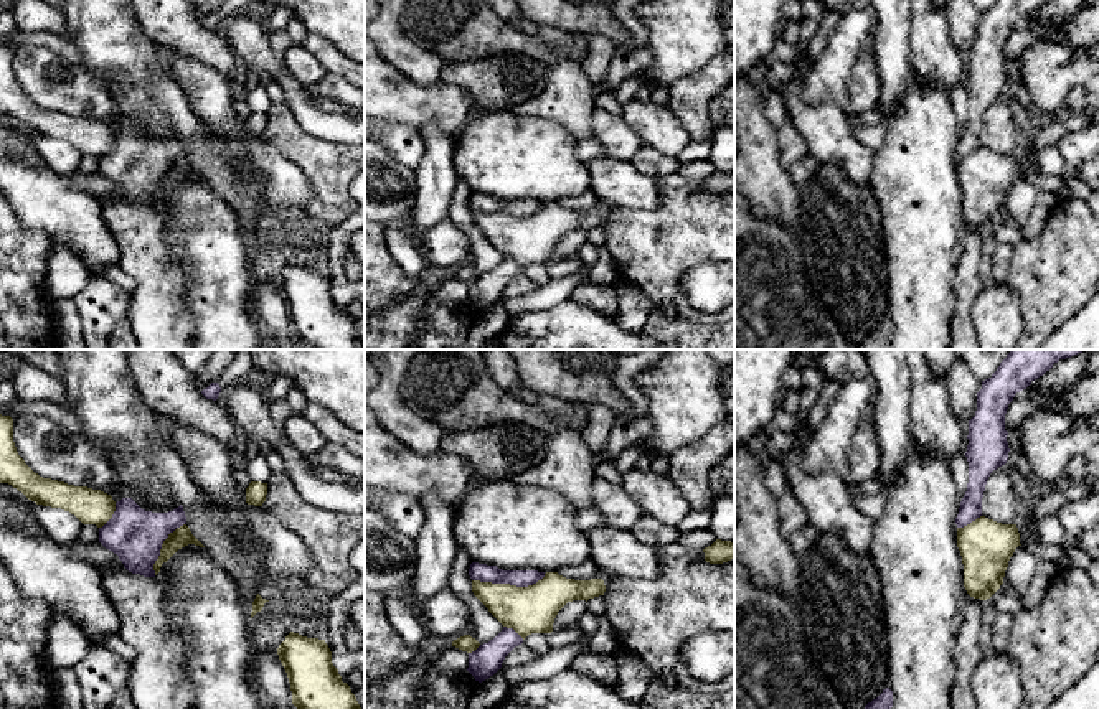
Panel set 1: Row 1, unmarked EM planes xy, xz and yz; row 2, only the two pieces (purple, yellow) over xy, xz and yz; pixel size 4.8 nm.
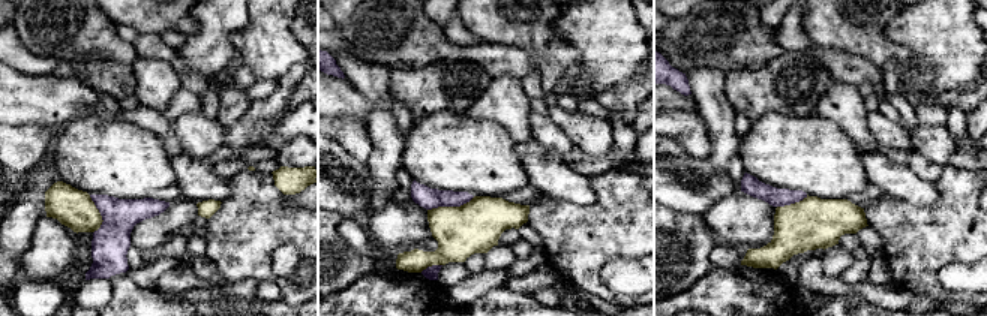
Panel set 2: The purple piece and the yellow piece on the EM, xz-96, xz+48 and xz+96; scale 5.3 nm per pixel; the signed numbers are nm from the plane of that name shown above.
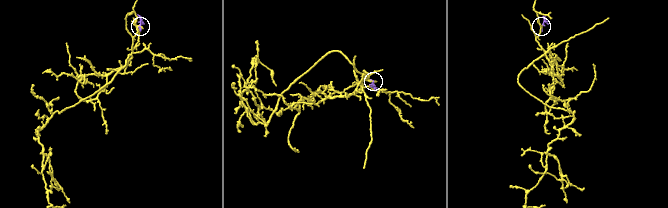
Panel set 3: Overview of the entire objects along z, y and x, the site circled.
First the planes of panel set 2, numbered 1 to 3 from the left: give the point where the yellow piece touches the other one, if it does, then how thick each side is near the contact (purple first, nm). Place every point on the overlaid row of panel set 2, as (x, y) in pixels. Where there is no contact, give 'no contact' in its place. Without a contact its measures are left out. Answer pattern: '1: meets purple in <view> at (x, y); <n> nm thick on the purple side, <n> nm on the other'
1: meets purple in xz-96 at (101, 214); 200 nm thick on the purple side, 200 nm on the other
2: meets purple in xz+48 at (450, 205); 120 nm thick on the purple side, 280 nm on the other
3: meets purple in xz+96 at (792, 202); 100 nm thick on the purple side, 280 nm on the other

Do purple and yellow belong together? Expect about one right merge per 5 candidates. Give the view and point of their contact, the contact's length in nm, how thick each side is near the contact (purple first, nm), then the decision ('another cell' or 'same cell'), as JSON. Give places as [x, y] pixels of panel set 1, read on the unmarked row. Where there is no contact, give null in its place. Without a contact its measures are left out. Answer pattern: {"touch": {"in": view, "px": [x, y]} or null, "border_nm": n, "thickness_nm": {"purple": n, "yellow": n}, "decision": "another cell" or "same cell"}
{"touch": {"in": "xz", "px": [509, 213]}, "border_nm": 360, "thickness_nm": {"purple": 90, "yellow": 220}, "decision": "another cell"}

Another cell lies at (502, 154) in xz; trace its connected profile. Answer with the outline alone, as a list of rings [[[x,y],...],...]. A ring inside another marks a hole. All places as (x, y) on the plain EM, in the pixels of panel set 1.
[[[513,109],[474,114],[455,135],[454,168],[472,193],[503,201],[556,203],[591,190],[586,162],[576,155],[578,139],[561,124],[516,114]]]

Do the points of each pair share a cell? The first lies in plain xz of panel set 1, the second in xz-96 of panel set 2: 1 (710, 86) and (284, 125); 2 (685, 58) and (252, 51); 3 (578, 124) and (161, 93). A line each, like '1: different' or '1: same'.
1: different
2: same
3: same

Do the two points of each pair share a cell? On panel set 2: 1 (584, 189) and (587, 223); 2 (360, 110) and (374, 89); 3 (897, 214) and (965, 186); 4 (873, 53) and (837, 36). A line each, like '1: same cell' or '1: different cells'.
1: different cells
2: different cells
3: same cell
4: same cell

